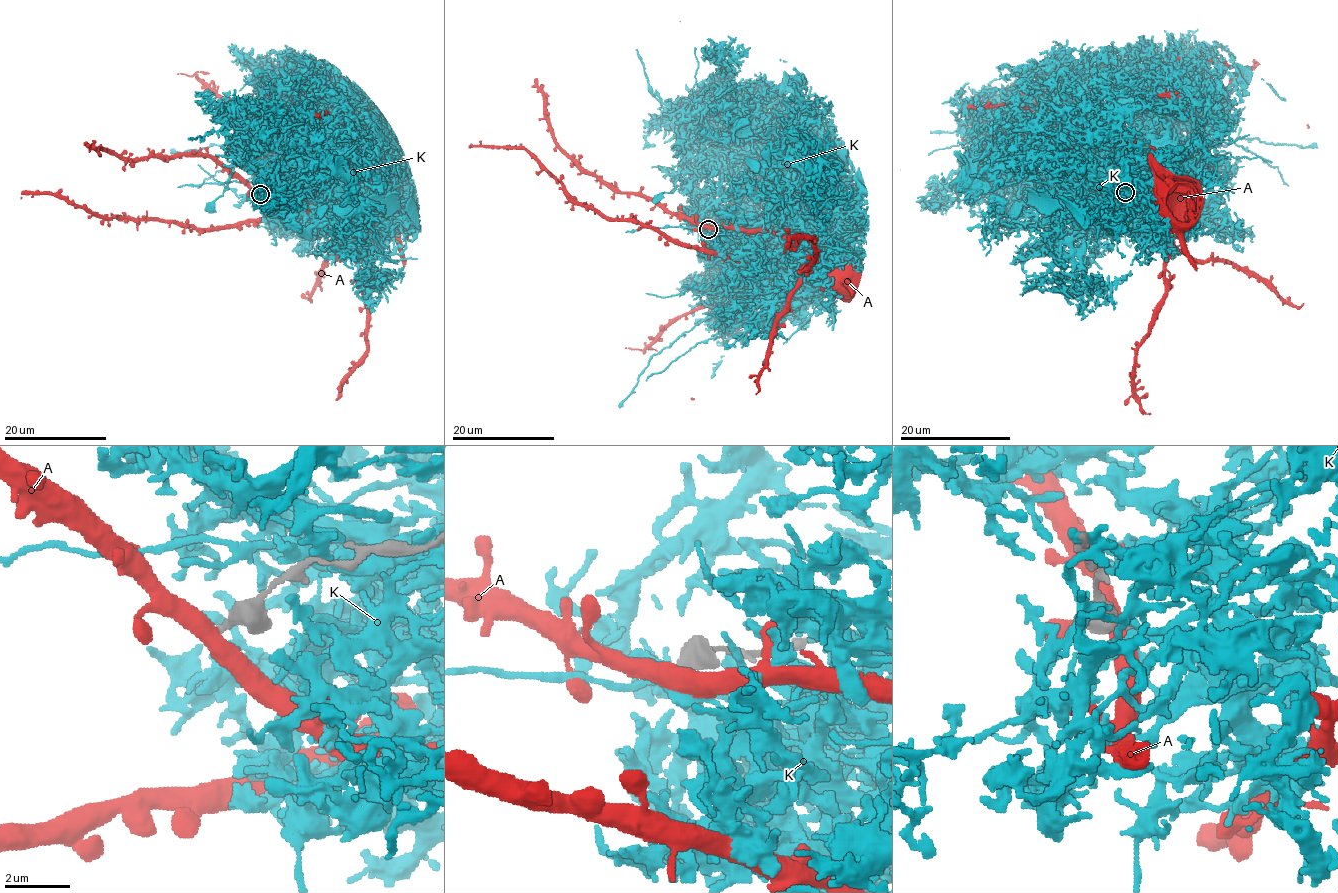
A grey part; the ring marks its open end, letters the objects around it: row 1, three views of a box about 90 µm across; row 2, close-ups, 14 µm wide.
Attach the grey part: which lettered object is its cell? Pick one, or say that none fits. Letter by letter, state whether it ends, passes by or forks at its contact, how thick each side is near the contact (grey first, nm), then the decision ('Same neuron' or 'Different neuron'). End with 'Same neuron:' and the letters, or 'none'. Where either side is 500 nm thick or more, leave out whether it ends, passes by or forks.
A: It passes by. Thickness 280 nm (grey) against 480 nm. Different neuron
K: It ends there. Thickness 240 nm (grey) against 170 nm. Different neuron
Same neuron: none

